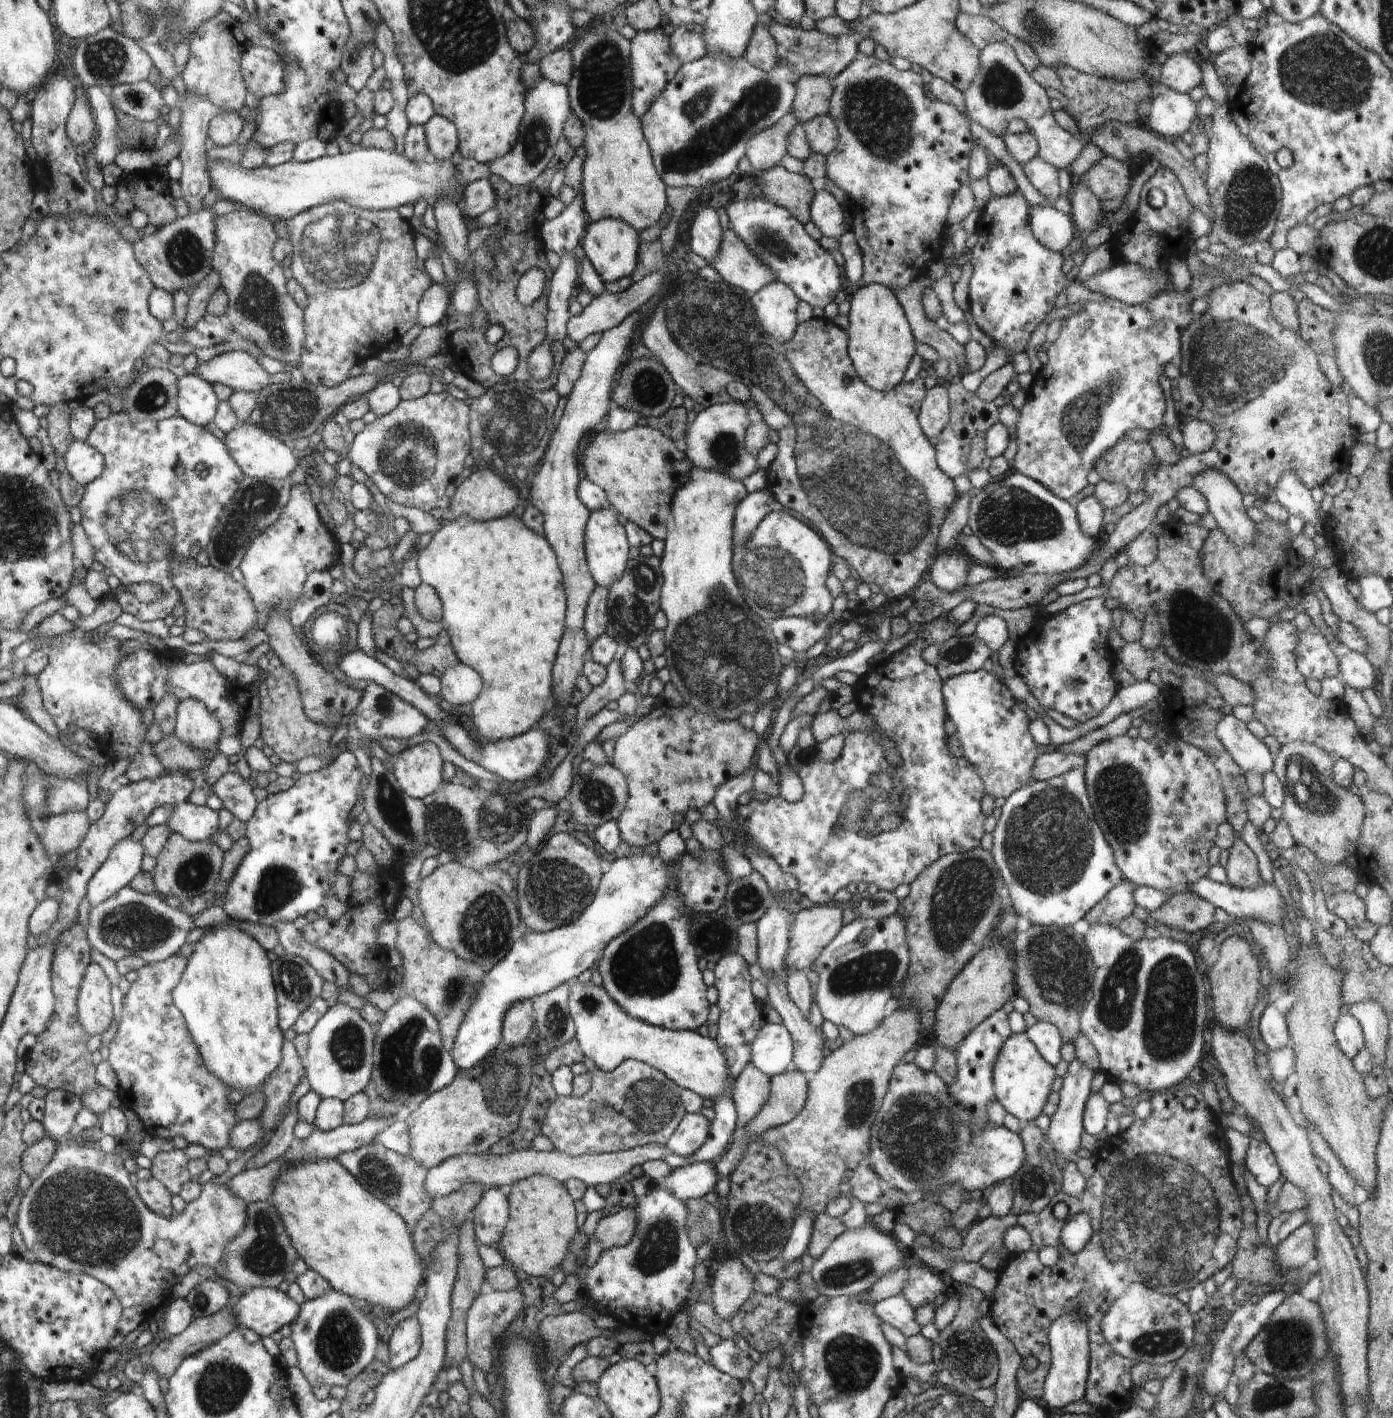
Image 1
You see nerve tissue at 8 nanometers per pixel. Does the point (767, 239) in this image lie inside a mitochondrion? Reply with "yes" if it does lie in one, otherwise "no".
yes

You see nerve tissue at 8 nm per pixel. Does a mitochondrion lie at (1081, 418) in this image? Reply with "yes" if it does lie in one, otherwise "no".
yes

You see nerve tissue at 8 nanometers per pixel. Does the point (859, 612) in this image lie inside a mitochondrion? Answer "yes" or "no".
no

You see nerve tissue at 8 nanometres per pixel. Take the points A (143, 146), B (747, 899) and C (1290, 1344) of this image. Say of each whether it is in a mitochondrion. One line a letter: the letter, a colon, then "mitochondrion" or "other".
A: other
B: mitochondrion
C: mitochondrion

